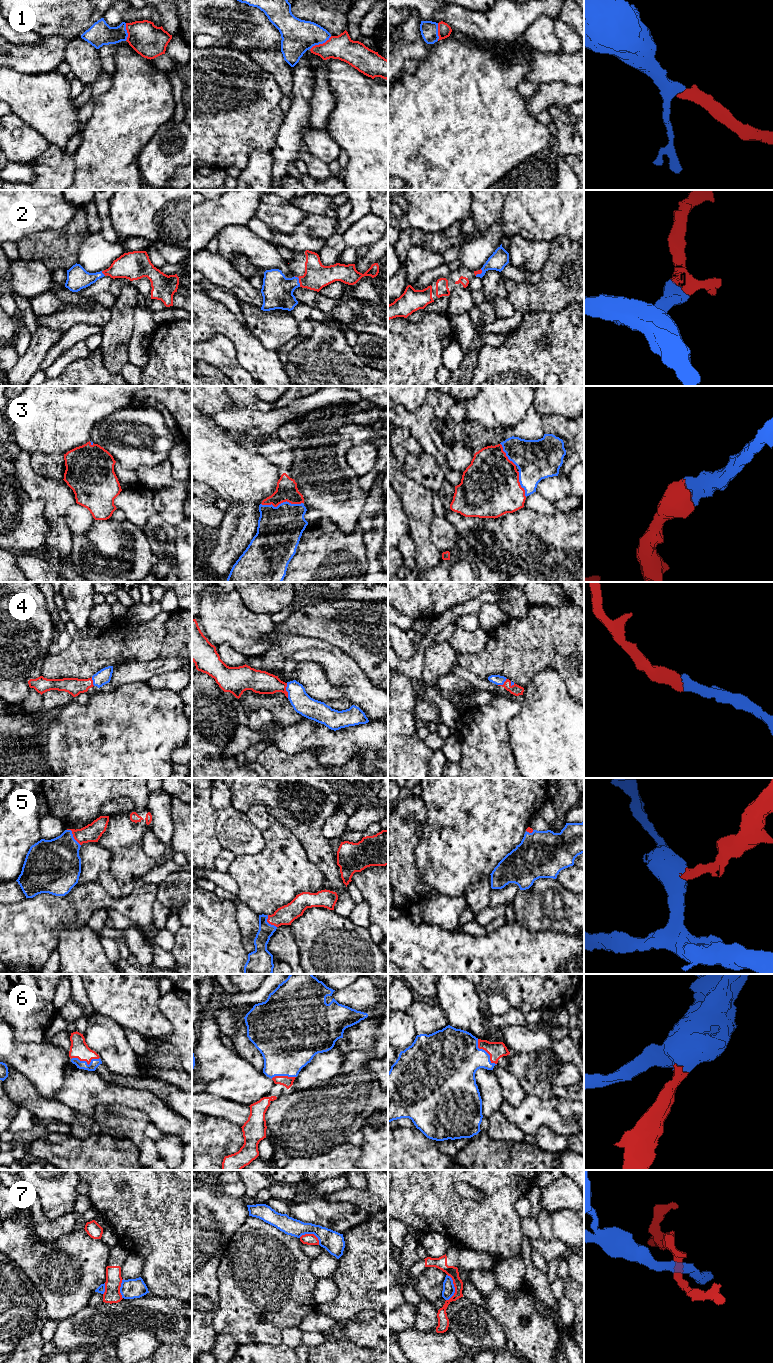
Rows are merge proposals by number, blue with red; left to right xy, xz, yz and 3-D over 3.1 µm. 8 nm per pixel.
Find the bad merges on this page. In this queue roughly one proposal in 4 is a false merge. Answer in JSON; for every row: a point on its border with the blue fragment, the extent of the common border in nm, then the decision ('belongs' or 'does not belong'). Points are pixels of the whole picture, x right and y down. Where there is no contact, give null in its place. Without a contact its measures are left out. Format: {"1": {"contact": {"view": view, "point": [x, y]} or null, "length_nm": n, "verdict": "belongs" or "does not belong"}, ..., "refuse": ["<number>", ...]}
{"1": {"contact": {"view": "xz", "point": [320, 43]}, "length_nm": 200, "verdict": "belongs"}, "2": {"contact": {"view": "xz", "point": [298, 280]}, "length_nm": 100, "verdict": "belongs"}, "3": {"contact": {"view": "xz", "point": [281, 503]}, "length_nm": 340, "verdict": "belongs"}, "4": {"contact": {"view": "xz", "point": [286, 690]}, "length_nm": 120, "verdict": "belongs"}, "5": {"contact": {"view": "xy", "point": [72, 836]}, "length_nm": 170, "verdict": "belongs"}, "6": {"contact": {"view": "yz", "point": [485, 1051]}, "length_nm": 260, "verdict": "belongs"}, "7": {"contact": {"view": "yz", "point": [454, 1288]}, "length_nm": 220, "verdict": "does not belong"}, "refuse": ["7"]}

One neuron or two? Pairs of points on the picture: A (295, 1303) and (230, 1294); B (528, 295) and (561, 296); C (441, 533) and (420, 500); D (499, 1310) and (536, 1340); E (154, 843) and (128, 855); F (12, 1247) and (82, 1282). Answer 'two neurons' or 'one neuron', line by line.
A: one neuron
B: one neuron
C: two neurons
D: one neuron
E: two neurons
F: one neuron

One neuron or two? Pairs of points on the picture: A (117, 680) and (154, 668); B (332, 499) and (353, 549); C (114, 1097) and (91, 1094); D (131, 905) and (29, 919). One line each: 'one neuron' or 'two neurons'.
A: one neuron
B: two neurons
C: one neuron
D: one neuron

